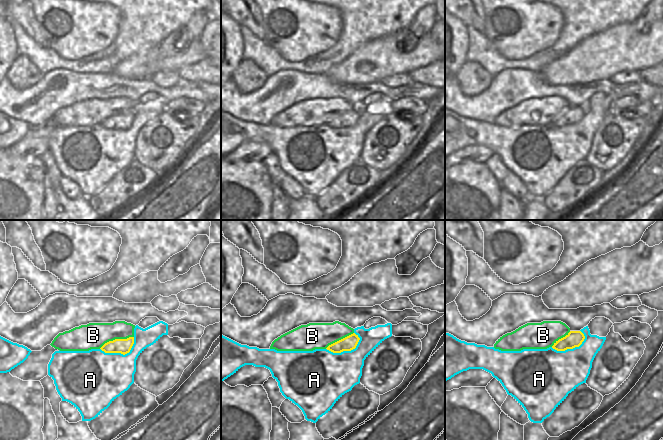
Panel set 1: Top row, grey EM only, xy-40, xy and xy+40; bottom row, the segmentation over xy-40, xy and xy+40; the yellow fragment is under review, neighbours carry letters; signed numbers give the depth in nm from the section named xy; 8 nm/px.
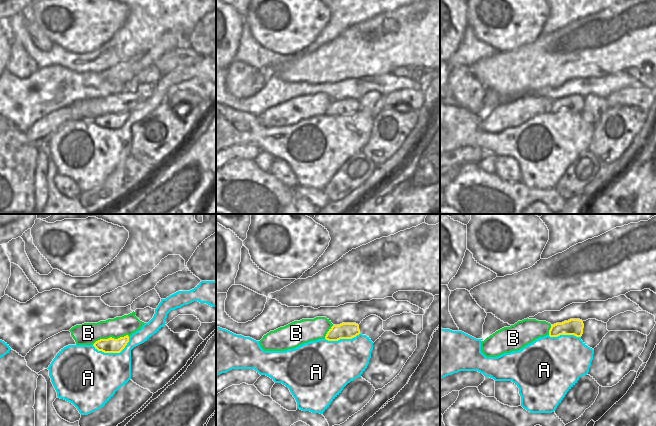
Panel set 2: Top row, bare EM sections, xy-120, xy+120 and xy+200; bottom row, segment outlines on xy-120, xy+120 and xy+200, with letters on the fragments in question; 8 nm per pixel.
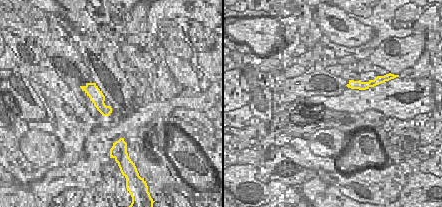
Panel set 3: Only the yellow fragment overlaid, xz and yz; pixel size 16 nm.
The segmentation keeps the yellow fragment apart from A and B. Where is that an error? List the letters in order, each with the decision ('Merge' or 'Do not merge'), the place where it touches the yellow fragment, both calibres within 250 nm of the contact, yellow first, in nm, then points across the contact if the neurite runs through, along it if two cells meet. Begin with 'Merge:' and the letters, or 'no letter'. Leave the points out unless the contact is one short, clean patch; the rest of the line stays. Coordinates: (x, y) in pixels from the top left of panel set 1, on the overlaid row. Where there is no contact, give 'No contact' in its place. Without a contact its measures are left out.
Merge: no letter
A: Do not merge. Touches yellow at xy (345, 350). Thickness 120 nm (yellow) against 380 nm
B: Do not merge. Touches yellow at xy-40 (116, 339). Thickness 120 nm (yellow) against 200 nm

